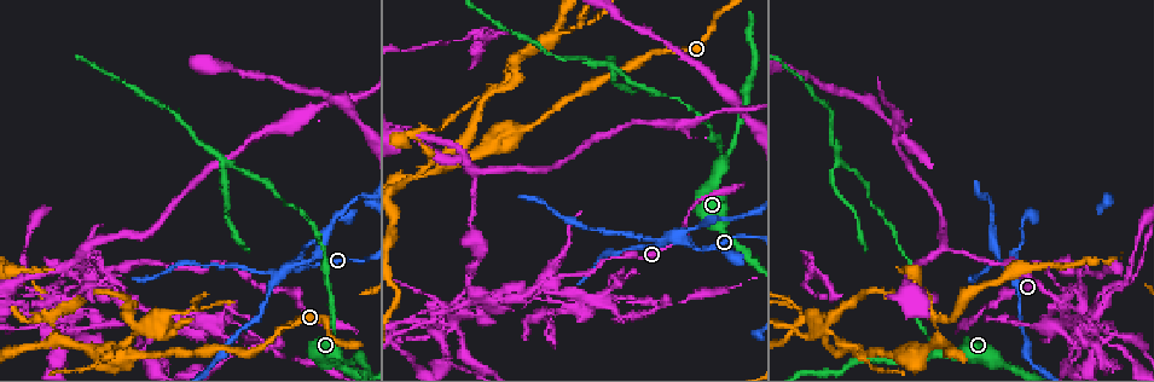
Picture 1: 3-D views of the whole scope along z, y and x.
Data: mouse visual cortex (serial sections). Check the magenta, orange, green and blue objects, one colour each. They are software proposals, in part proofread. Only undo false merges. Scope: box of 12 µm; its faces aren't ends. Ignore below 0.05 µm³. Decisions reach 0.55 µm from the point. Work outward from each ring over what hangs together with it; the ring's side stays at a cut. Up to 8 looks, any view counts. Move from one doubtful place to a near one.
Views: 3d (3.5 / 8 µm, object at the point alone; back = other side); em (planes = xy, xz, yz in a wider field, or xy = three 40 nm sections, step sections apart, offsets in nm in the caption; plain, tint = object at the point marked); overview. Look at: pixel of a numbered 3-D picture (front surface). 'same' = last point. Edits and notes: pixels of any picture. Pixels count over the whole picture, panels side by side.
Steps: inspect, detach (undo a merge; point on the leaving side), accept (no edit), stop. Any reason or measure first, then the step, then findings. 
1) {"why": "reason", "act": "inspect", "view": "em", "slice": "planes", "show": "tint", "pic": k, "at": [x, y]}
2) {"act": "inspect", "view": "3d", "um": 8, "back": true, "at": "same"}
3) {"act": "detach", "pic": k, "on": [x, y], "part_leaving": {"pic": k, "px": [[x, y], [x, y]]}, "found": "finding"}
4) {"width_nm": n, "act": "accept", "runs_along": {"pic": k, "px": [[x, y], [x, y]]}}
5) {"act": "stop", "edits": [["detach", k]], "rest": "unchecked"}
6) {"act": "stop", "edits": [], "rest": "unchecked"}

{"why": "a fork", "act": "inspect", "view": "3d", "um": 3.5, "pic": 1, "at": [939, 352]}

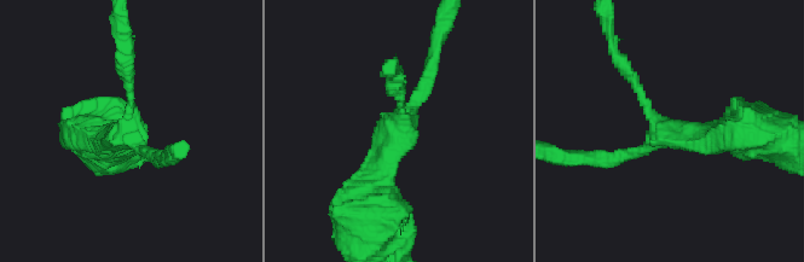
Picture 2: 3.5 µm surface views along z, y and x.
{"act": "inspect", "view": "em", "slice": "xy", "step": 5, "show": "tint", "pic": 2, "at": [401, 132]}

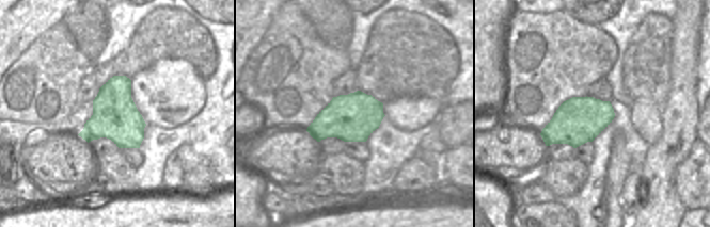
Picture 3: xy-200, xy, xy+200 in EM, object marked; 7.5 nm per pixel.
{"arm_widths_nm": [150, 200, 400], "act": "accept", "runs_along": {"pic": 2, "px": [[734, 134], [666, 130], [623, 64]]}, "found": "continuous, no second cell"}

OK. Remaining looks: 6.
{"why": "arms part here", "act": "inspect", "view": "3d", "um": 3.5, "back": true, "pic": 1, "at": [222, 159]}

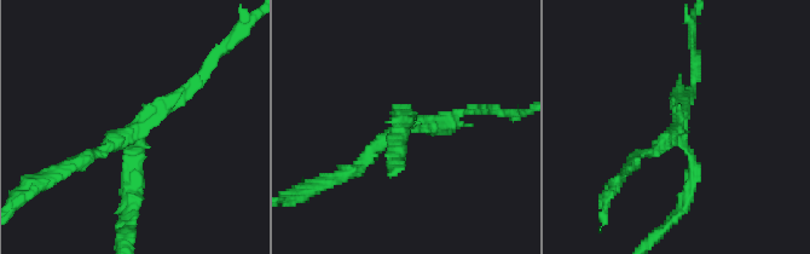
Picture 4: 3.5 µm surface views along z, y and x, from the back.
{"arms": 3, "arm_widths_nm": [150, 200, 200], "why": "need the tissue", "act": "inspect", "view": "em", "slice": "xy", "step": 1, "show": "tint", "pic": 4, "at": [134, 128]}

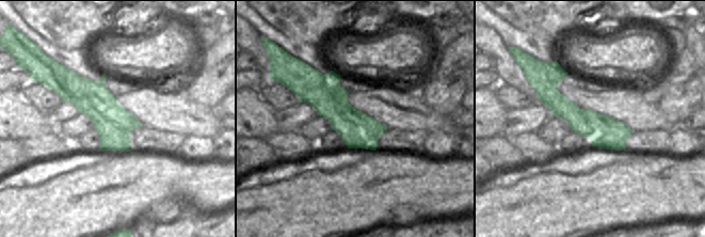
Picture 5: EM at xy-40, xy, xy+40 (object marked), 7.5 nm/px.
{"act": "detach", "pic": 4, "on": [127, 183], "part_leaving": {"pic": 4, "px": [[134, 145], [131, 226], [123, 246]]}, "found": "a second cell is stuck on"}

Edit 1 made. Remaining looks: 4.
{"why": "redraw", "act": "inspect", "view": "overview"}

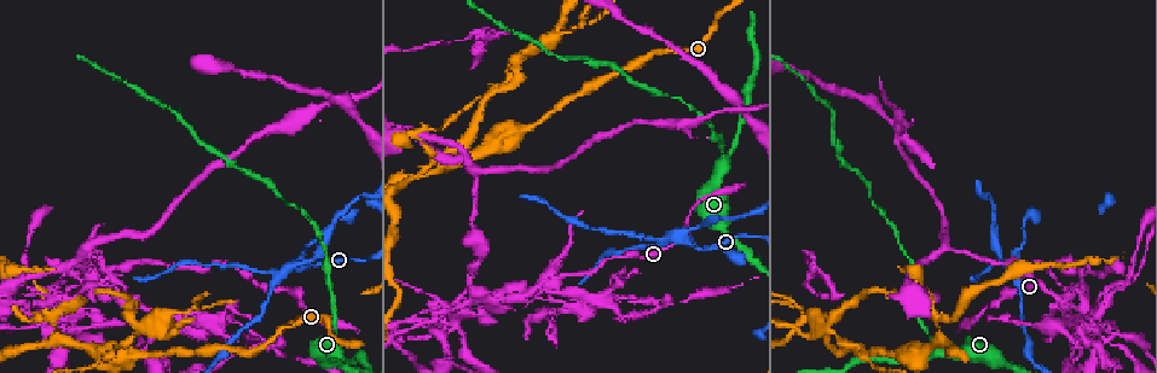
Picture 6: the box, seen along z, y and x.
{"why": "sharp bend", "act": "inspect", "view": "3d", "um": 3.5, "pic": 6, "at": [51, 320]}

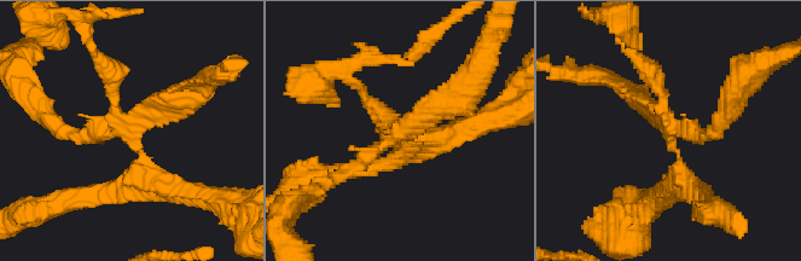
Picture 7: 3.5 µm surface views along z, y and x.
{"arms": 4, "arm_widths_nm": [150, 200, 250, 250], "act": "inspect", "view": "em", "slice": "xy", "step": 3, "show": "tint", "pic": 7, "at": [130, 132]}

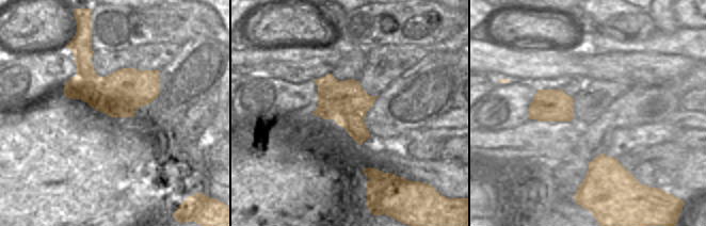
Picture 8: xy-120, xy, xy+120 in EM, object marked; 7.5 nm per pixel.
{"act": "detach", "pic": 7, "on": [398, 128], "part_leaving": {"pic": 7, "px": [[411, 140], [402, 137], [474, 91]]}, "found": "a second cell is stuck on"}

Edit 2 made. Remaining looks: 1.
{"act": "stop", "edits": [["detach", 4], ["detach", 7]], "rest": "unchecked"}

